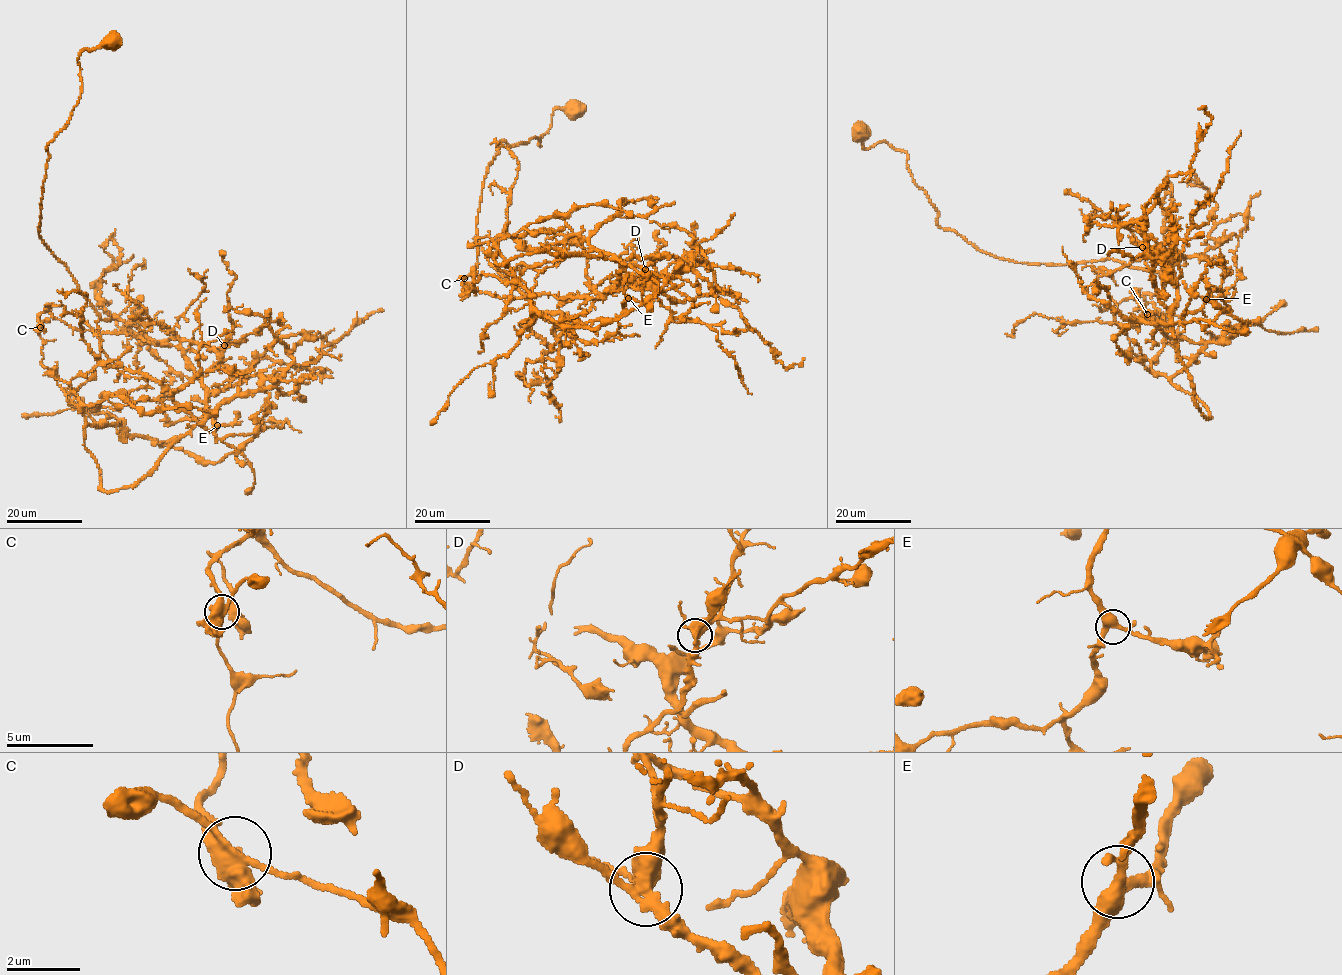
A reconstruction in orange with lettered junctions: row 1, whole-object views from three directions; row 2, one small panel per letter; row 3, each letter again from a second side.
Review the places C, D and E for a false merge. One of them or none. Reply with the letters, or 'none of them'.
D

